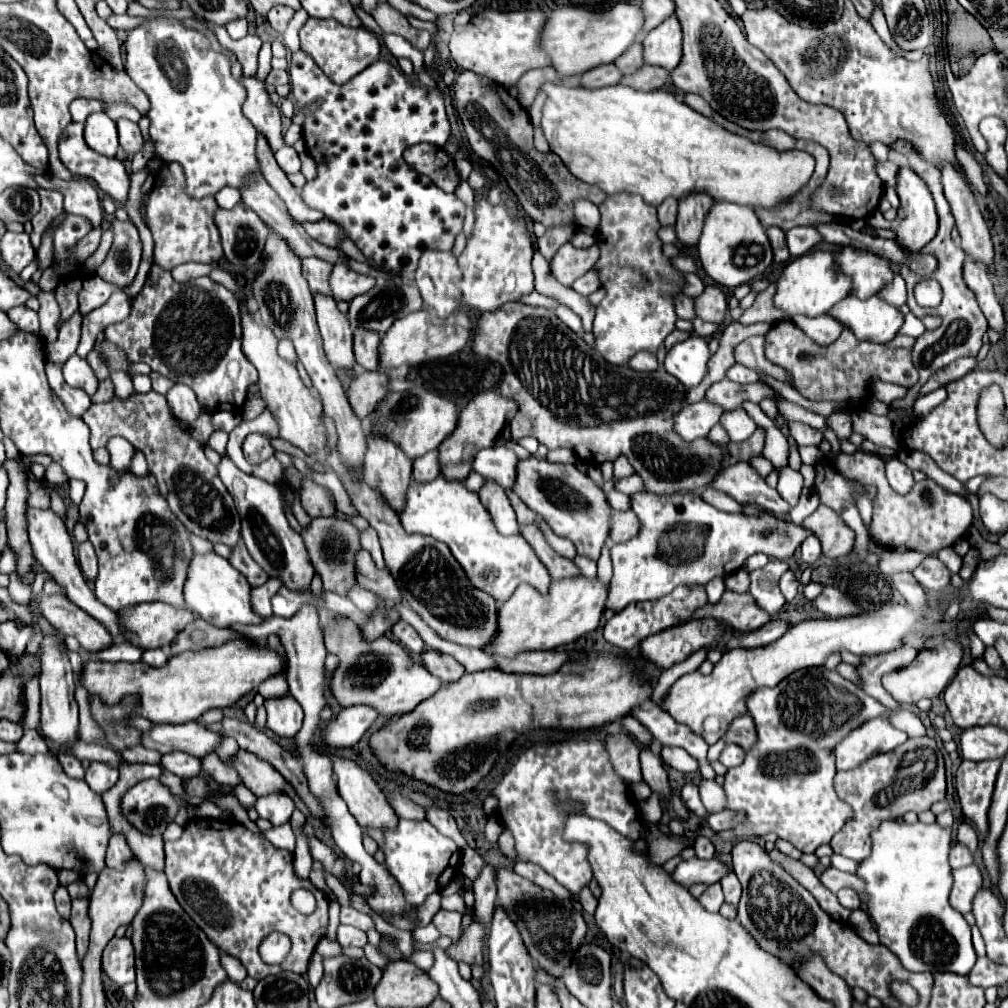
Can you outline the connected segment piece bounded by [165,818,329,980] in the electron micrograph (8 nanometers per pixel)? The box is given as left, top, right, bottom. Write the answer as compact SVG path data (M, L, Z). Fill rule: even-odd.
M195 818L189 820L177 842L165 842L165 856L169 886L183 910L221 952L237 958L251 978L261 980L281 970L305 976L309 958L327 932L329 900L309 880L295 874L293 854L289 850L275 848L239 822ZM295 888L313 892L317 898L313 914L299 914L291 906L291 892ZM271 932L281 932L291 938L291 950L281 964L265 964L259 956L259 944Z

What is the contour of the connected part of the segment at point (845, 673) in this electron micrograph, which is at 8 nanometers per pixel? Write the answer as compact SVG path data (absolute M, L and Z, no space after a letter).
M840 662L840 664L836 667L836 671L844 678L851 680L853 683L857 685L860 684L859 675L857 674L857 670L854 666Z

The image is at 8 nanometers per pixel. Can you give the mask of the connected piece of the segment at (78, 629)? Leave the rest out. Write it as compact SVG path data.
M41 594L39 608L53 628L57 628L63 636L77 638L85 652L95 654L113 644L113 636L99 620L87 616L87 612L61 594Z

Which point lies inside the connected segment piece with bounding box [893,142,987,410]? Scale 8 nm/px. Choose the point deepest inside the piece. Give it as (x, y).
(962, 326)

